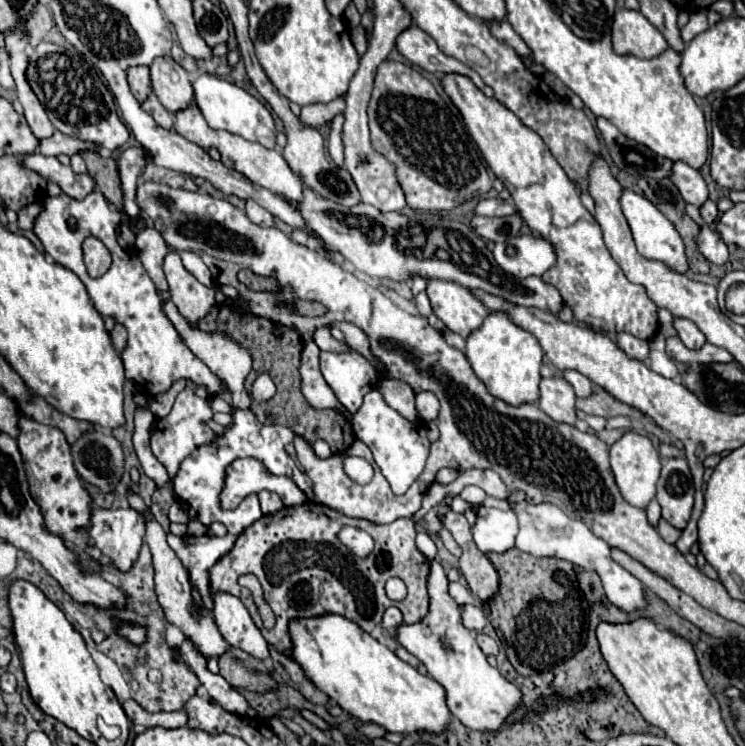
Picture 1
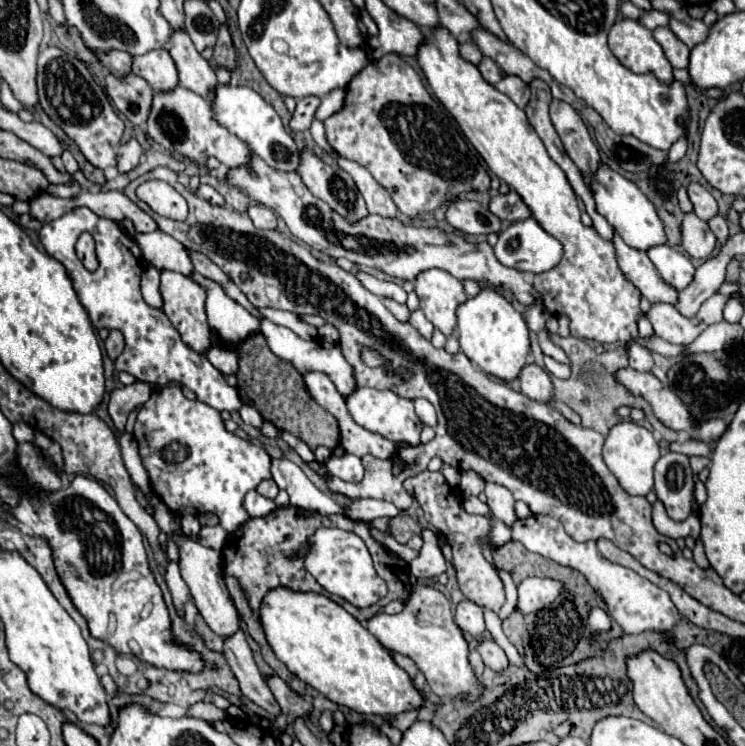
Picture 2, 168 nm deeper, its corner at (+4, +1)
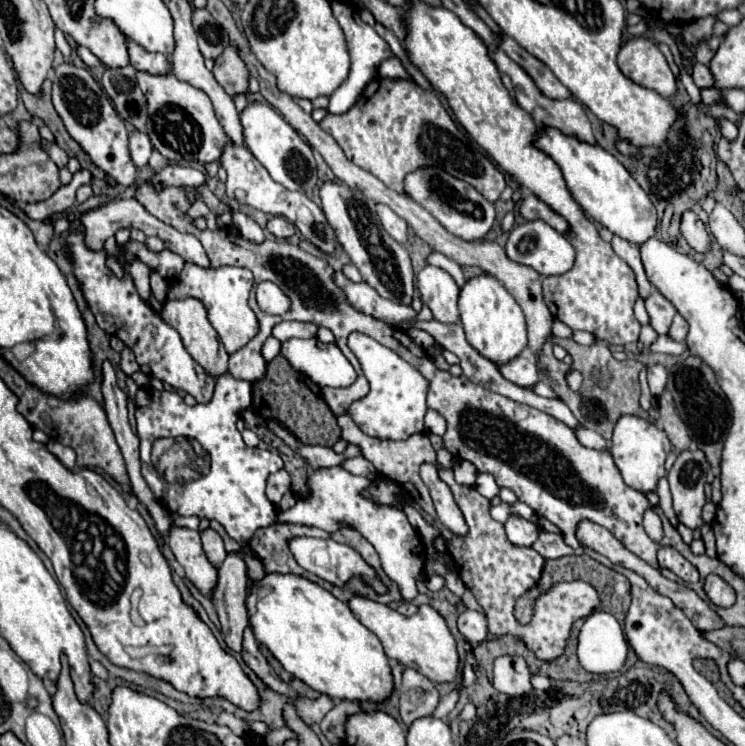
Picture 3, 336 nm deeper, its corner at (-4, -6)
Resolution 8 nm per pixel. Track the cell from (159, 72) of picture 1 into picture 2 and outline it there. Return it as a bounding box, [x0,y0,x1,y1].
[132,49,180,91]

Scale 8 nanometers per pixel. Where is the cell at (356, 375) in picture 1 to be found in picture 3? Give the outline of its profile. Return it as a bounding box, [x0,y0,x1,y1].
[282,338,356,388]

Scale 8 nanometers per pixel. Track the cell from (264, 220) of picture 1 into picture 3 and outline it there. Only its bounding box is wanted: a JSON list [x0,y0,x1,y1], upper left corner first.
[266,216,296,240]

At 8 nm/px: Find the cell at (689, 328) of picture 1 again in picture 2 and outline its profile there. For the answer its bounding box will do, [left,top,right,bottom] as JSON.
[646,295,726,345]

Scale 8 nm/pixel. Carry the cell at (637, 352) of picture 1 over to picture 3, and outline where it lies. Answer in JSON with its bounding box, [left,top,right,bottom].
[648,364,666,406]

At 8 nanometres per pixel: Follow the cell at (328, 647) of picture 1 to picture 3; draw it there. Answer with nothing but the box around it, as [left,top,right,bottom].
[246,572,392,702]

